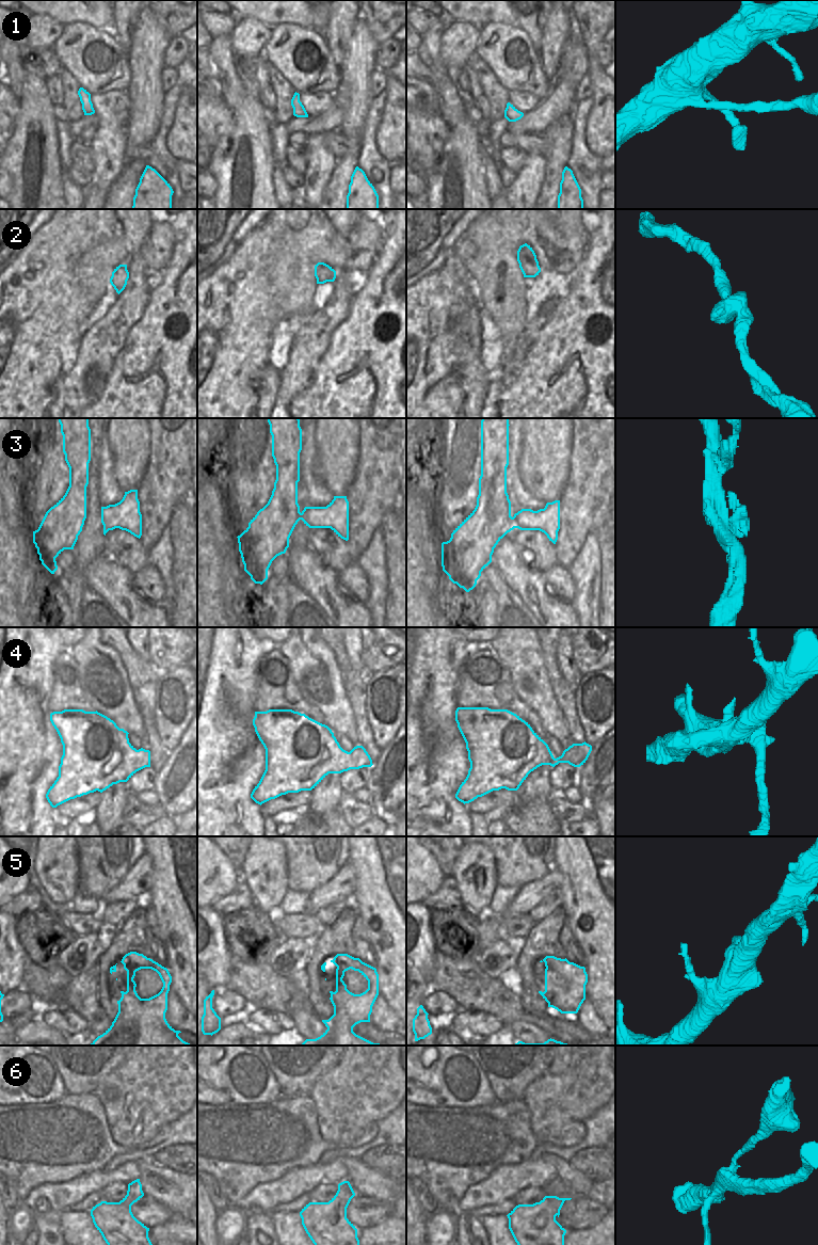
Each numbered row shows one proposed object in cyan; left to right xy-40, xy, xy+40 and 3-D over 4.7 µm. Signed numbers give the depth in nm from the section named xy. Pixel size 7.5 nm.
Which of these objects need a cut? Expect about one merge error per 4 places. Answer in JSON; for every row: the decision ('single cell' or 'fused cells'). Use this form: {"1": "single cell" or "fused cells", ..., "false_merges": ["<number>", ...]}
{"1": "single cell", "2": "single cell", "3": "single cell", "4": "fused cells", "5": "single cell", "6": "single cell", "false_merges": ["4"]}

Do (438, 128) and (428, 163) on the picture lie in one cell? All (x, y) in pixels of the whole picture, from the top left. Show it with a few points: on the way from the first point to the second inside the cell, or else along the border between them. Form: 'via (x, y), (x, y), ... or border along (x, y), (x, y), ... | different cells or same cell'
via (430, 137), (428, 139), (428, 155) | same cell

